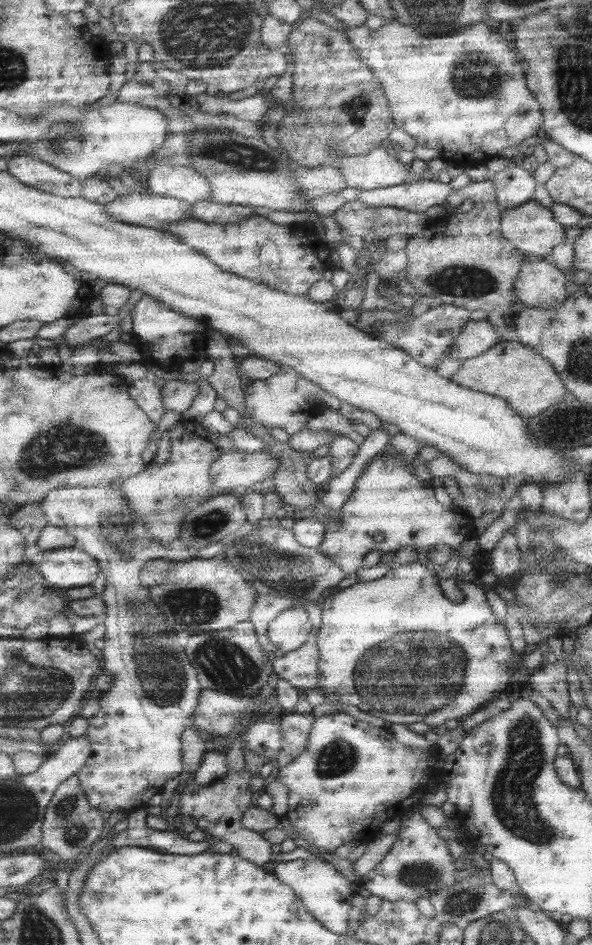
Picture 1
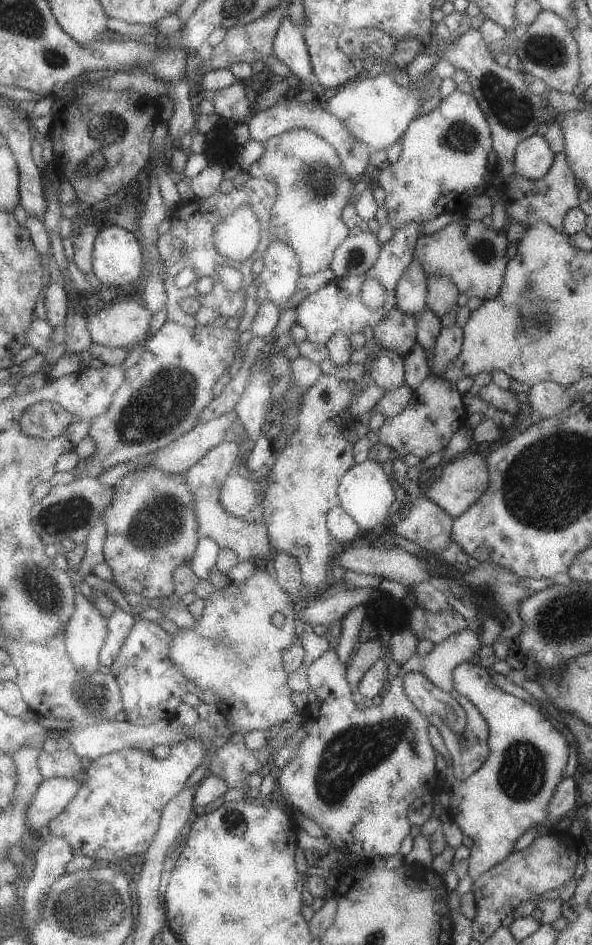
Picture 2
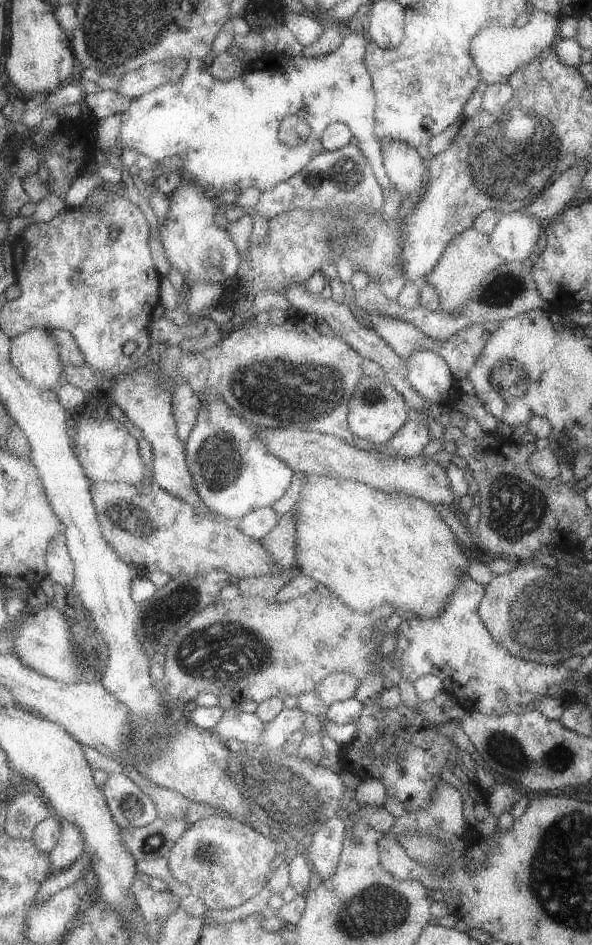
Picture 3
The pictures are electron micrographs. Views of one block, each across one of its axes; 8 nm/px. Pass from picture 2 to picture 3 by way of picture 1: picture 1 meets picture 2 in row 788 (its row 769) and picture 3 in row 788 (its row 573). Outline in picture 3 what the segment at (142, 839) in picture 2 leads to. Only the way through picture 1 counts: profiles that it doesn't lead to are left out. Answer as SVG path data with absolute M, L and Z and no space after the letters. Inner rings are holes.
M125 773L108 775L102 789L113 818L122 829L144 827L158 818L155 802Z

